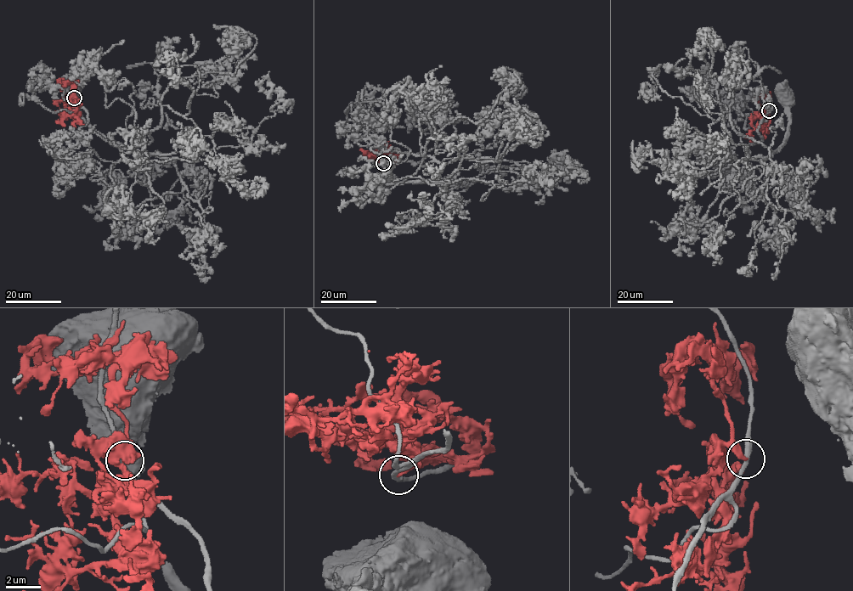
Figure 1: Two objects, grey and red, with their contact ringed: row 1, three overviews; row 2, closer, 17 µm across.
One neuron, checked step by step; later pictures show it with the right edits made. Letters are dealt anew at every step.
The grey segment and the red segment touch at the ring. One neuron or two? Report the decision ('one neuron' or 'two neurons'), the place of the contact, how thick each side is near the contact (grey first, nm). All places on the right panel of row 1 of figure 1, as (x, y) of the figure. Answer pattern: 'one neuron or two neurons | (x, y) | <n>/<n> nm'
two neurons | (769, 110) | 260/360 nm

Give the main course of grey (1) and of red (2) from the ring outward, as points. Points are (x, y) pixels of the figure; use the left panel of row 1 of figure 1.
1: (74, 98), (88, 118), (81, 130), (114, 145), (160, 154), (137, 152), (102, 137), (77, 108), (73, 86)
2: (74, 98), (74, 95), (70, 98), (77, 118), (73, 124), (75, 127)

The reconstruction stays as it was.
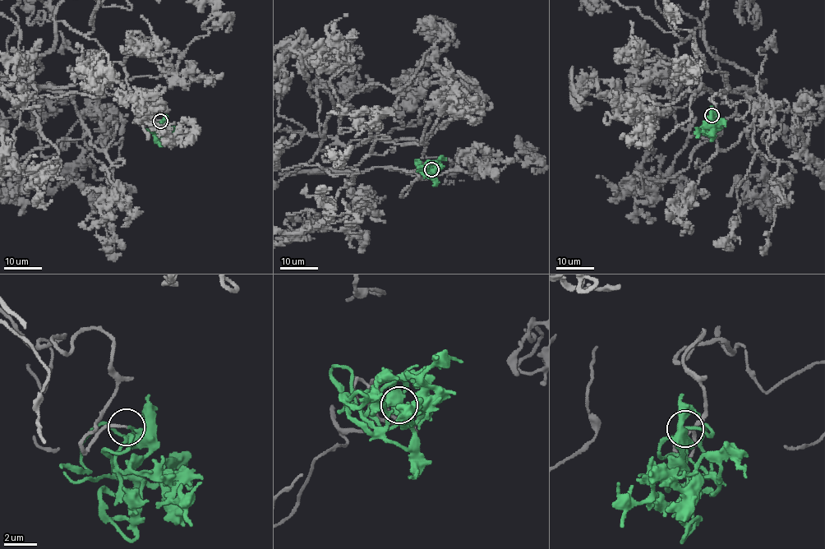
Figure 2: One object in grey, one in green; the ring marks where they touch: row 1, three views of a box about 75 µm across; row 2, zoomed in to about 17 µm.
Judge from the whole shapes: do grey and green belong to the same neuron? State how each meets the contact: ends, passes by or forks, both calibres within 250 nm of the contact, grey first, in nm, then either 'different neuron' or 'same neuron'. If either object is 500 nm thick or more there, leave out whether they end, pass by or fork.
grey ends | green passes by | 160/160 nm | same neuron

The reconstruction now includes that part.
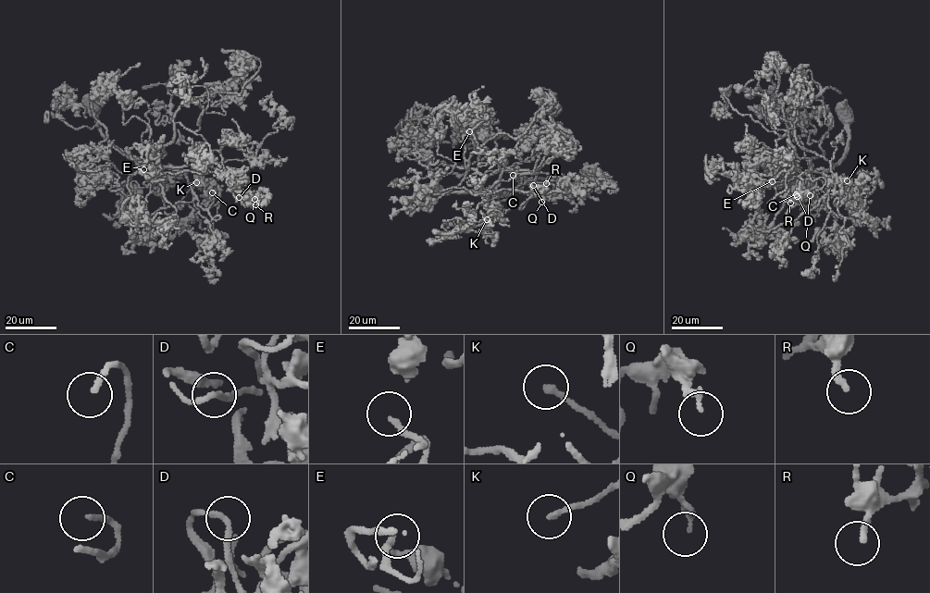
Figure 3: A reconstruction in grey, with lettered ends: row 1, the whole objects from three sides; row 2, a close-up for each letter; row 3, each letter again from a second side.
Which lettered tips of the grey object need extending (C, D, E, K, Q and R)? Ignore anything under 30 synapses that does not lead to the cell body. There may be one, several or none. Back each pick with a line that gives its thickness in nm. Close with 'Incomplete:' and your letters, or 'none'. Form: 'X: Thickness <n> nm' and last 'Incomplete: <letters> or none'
C: Thickness 170 nm
E: Thickness 140 nm
K: Thickness 180 nm
Incomplete: C, E, K

